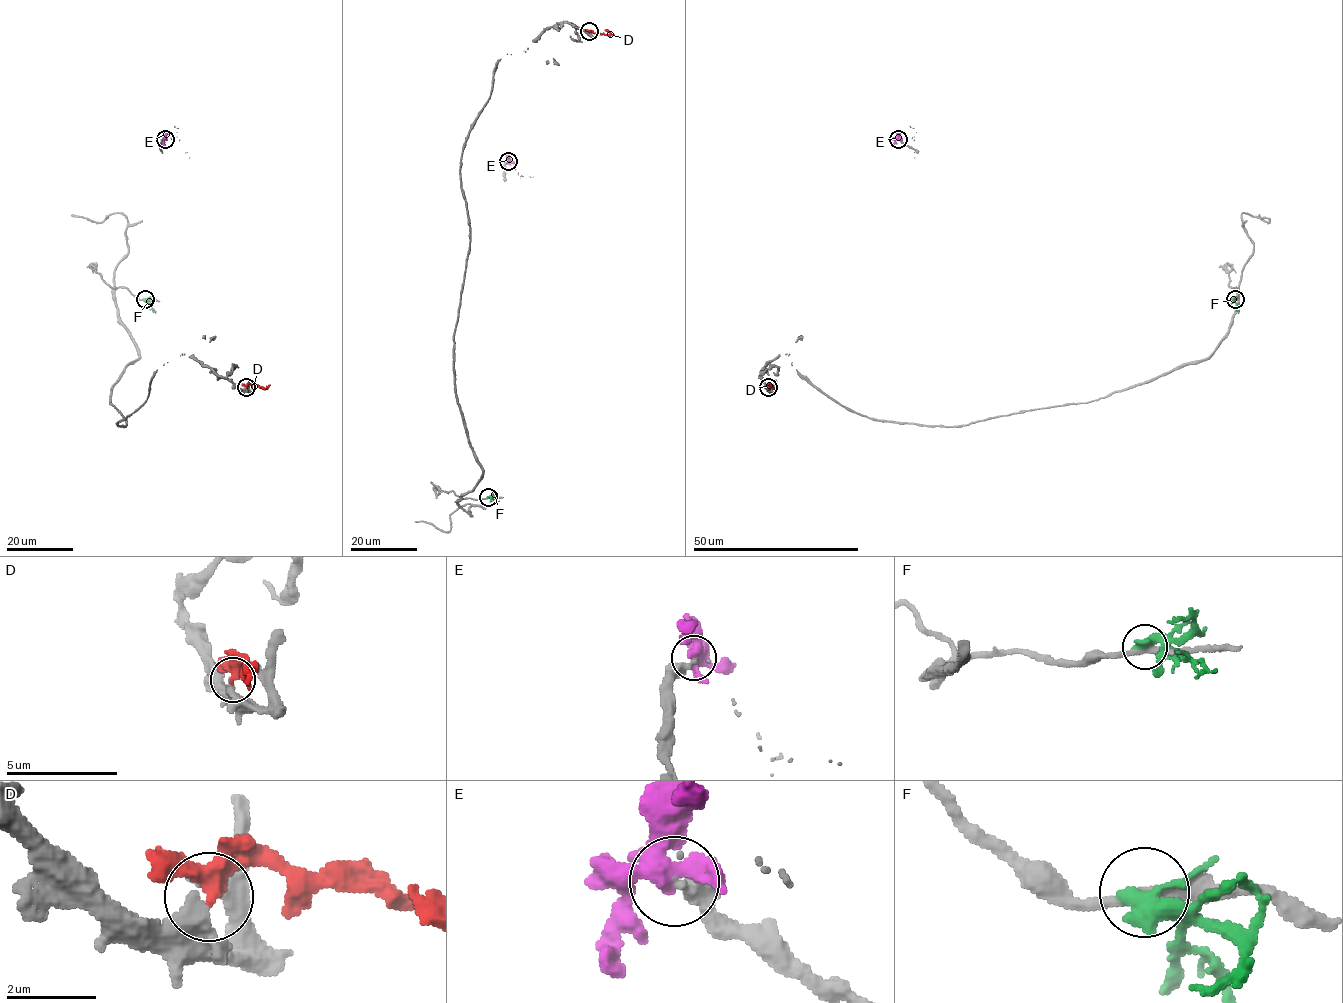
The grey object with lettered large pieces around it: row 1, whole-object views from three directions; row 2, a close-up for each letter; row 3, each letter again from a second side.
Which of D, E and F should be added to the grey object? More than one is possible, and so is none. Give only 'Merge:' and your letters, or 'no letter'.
Merge: no letter

